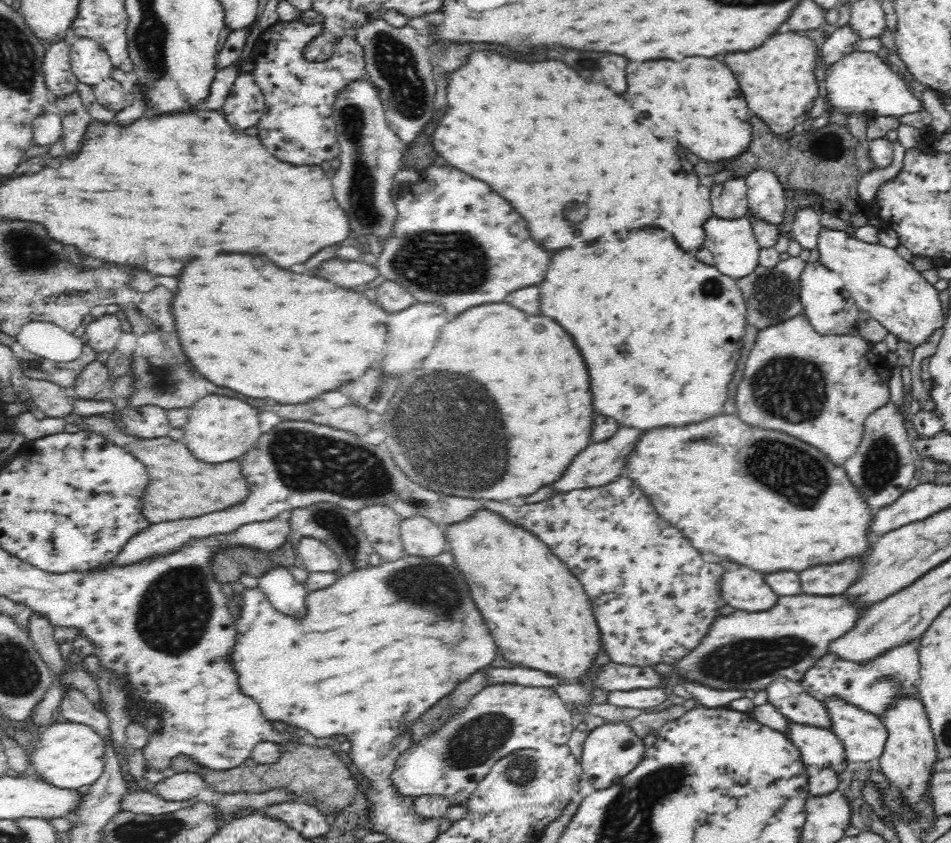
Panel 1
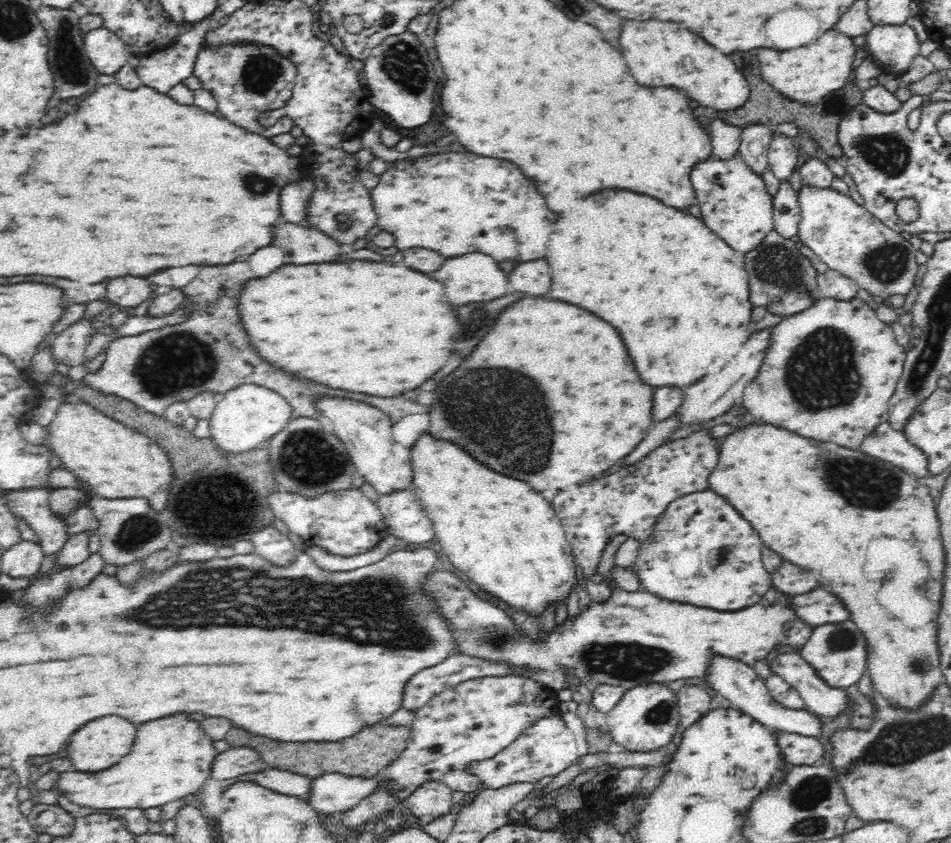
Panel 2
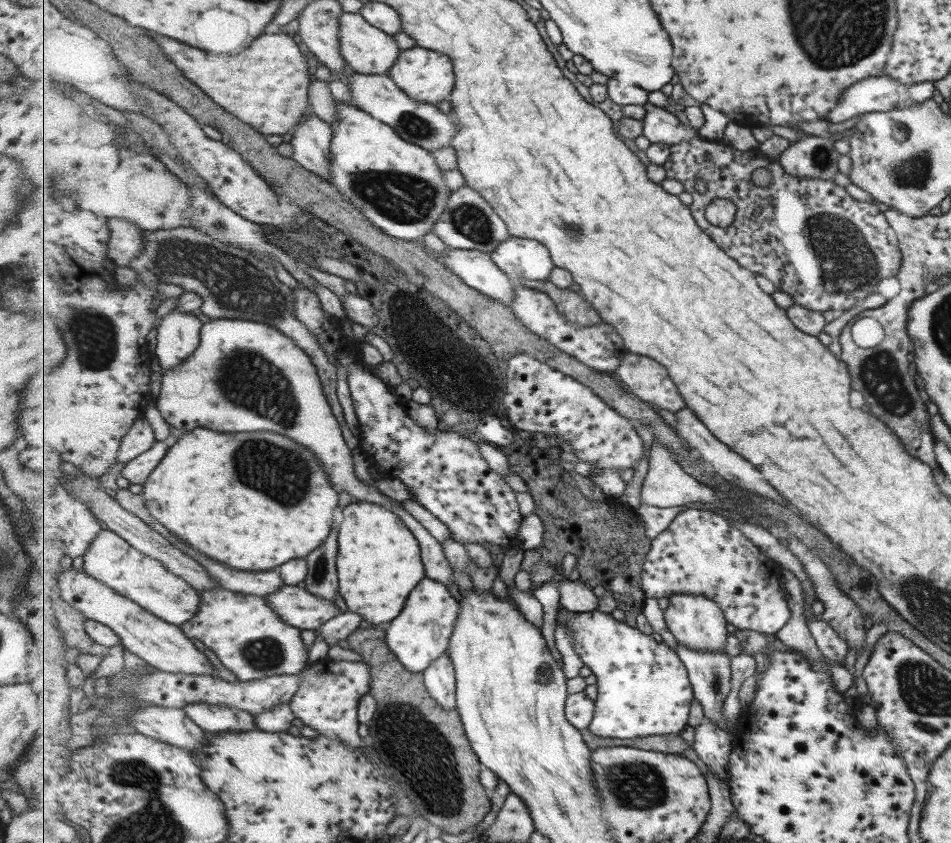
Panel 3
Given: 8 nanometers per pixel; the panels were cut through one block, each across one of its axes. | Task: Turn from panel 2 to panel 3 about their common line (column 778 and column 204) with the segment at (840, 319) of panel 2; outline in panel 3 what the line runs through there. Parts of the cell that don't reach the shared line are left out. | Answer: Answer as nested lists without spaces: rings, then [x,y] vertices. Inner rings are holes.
[[[211,319],[205,323],[201,330],[201,344],[185,360],[179,368],[162,371],[160,390],[154,400],[155,407],[160,416],[171,428],[182,432],[189,432],[193,428],[211,428],[220,432],[257,432],[263,430],[287,436],[312,450],[320,460],[322,467],[328,474],[328,479],[346,499],[357,498],[358,502],[379,504],[392,510],[413,531],[422,548],[422,558],[429,578],[437,579],[447,586],[453,583],[453,570],[451,570],[442,542],[429,534],[429,530],[422,526],[401,505],[389,496],[385,496],[375,483],[368,483],[356,473],[353,464],[354,456],[349,448],[347,439],[343,438],[343,430],[327,402],[323,392],[323,384],[319,370],[312,359],[295,342],[294,338],[283,334],[281,330],[268,324],[253,322],[245,319]]]

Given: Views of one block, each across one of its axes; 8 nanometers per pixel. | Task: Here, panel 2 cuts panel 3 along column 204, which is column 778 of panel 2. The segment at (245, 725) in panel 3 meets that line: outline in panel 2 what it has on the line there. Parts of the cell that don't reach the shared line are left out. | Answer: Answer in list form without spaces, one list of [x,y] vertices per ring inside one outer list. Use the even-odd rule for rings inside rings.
[[[714,653],[707,664],[705,682],[711,690],[716,690],[718,695],[720,694],[728,702],[732,702],[732,709],[742,711],[770,730],[793,732],[816,738],[819,735],[821,724],[813,714],[805,708],[794,710],[779,703],[769,693],[765,679],[758,675],[758,671],[750,663],[746,663],[742,659]]]

